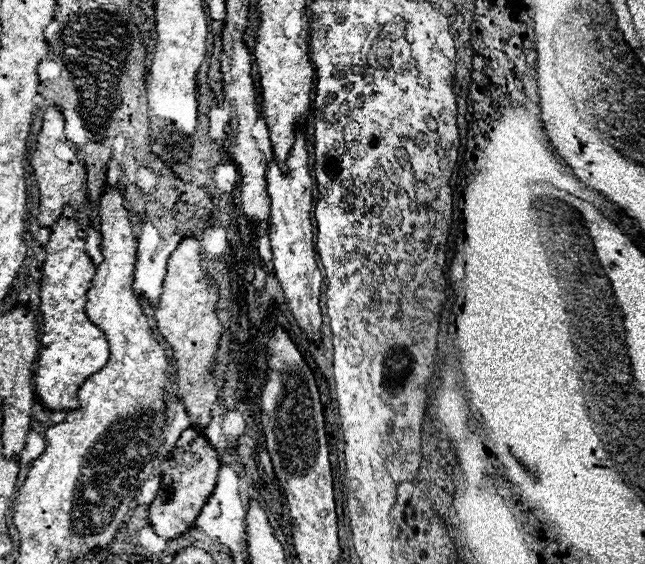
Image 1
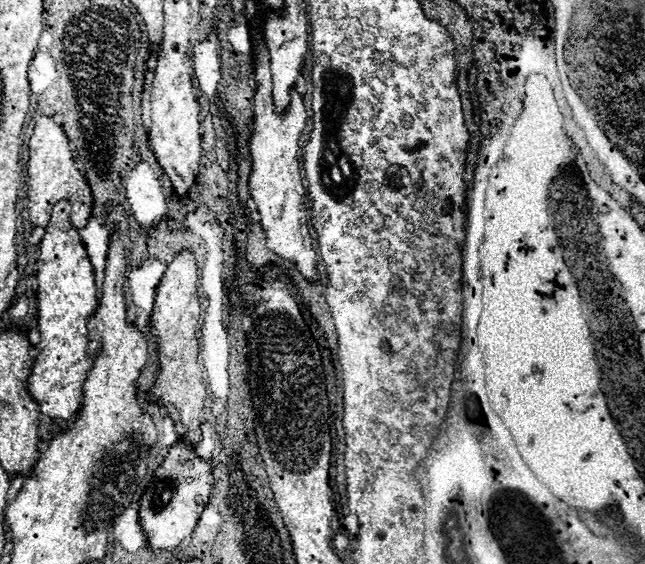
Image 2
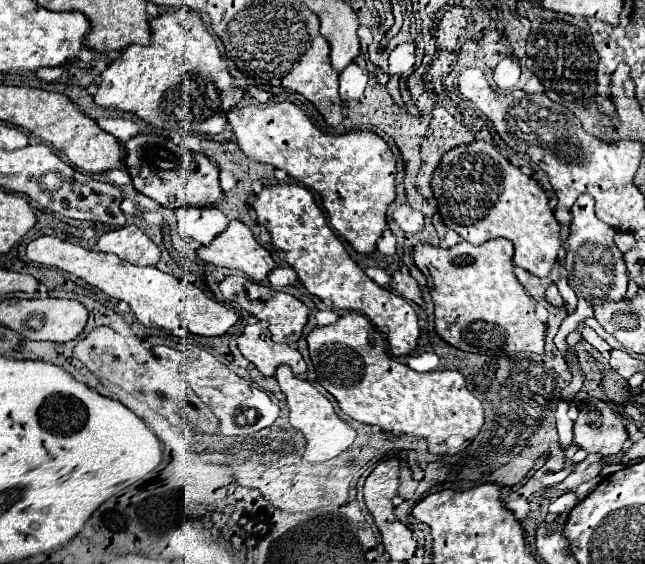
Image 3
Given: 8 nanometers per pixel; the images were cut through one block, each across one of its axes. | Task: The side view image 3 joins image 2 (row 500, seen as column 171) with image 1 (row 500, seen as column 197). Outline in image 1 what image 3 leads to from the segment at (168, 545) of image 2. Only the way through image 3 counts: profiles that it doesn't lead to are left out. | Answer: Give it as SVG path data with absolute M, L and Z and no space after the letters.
M194 428L184 430L180 434L170 458L162 466L160 490L158 490L156 498L152 500L152 504L148 506L148 520L150 520L150 526L154 528L156 536L160 536L164 540L172 540L172 538L178 538L184 532L188 532L188 528L194 524L196 516L200 514L202 506L206 504L206 500L210 498L210 494L216 486L218 468L220 468L218 454L208 444L208 440Z

